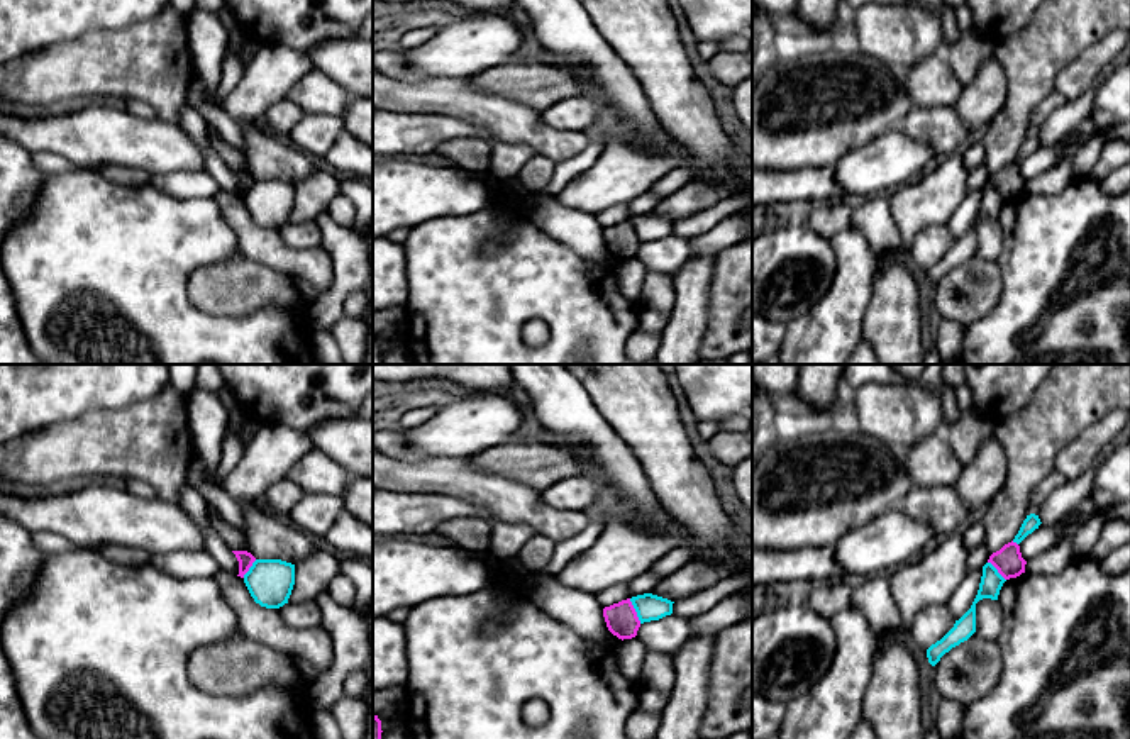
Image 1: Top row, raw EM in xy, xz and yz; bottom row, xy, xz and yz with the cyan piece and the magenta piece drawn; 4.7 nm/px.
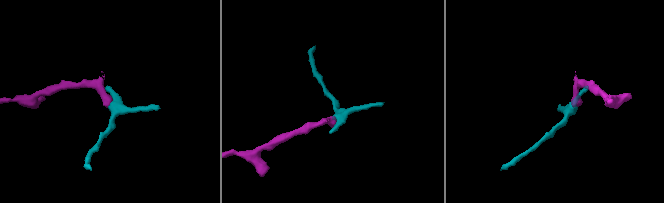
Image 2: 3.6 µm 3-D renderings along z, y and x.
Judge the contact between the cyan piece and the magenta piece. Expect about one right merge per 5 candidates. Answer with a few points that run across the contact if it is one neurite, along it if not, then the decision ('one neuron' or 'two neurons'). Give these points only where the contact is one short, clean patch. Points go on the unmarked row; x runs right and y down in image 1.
xz (629, 219), (641, 243) | two neurons

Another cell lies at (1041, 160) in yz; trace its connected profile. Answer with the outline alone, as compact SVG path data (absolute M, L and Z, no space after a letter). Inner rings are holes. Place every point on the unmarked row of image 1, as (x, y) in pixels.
M1040 144L1032 154L1028 154L1018 166L1025 181L1045 173L1062 156L1062 144L1045 146Z

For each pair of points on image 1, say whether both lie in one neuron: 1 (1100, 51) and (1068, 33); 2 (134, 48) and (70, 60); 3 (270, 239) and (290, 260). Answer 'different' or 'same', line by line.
1: different
2: same
3: same

